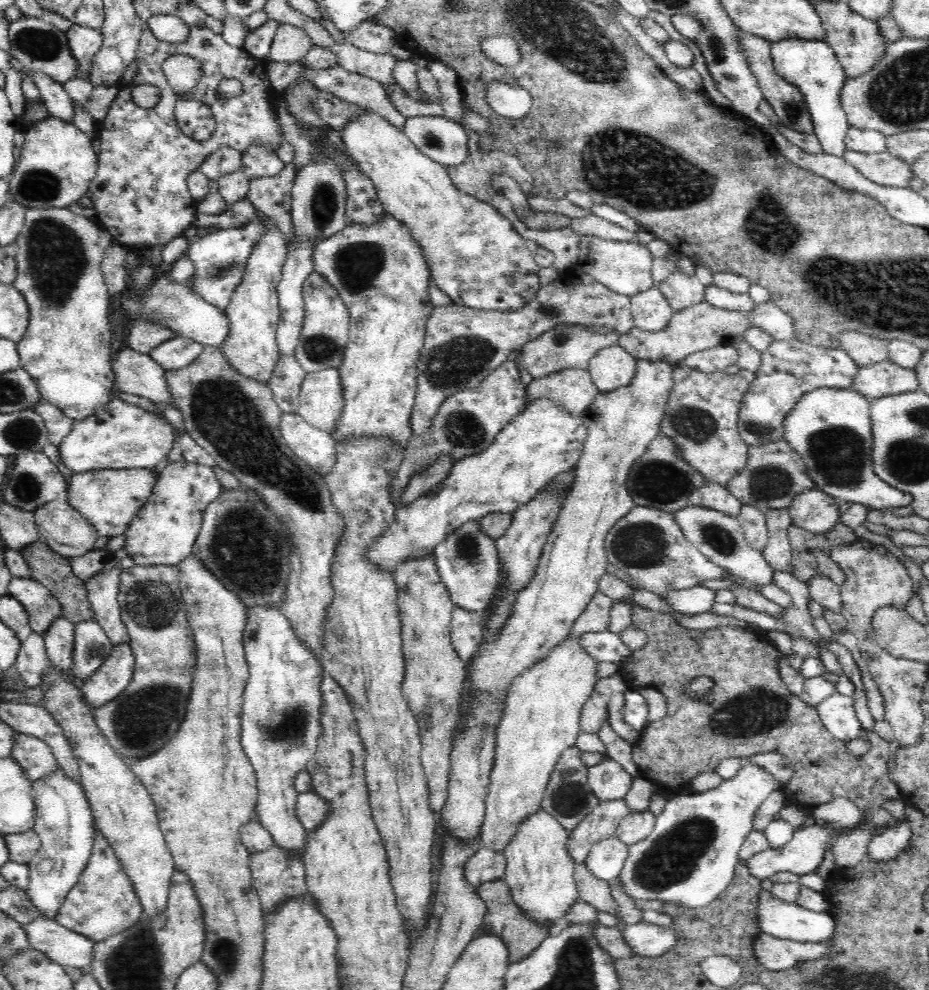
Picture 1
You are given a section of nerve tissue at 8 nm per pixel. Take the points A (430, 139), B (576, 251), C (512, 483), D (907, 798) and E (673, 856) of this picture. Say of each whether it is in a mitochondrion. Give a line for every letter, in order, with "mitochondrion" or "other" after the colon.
A: mitochondrion
B: other
C: other
D: other
E: mitochondrion

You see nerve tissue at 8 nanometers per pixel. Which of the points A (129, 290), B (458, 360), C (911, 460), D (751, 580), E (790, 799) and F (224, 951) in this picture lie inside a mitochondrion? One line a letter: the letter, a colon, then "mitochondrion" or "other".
A: other
B: mitochondrion
C: mitochondrion
D: other
E: other
F: mitochondrion

